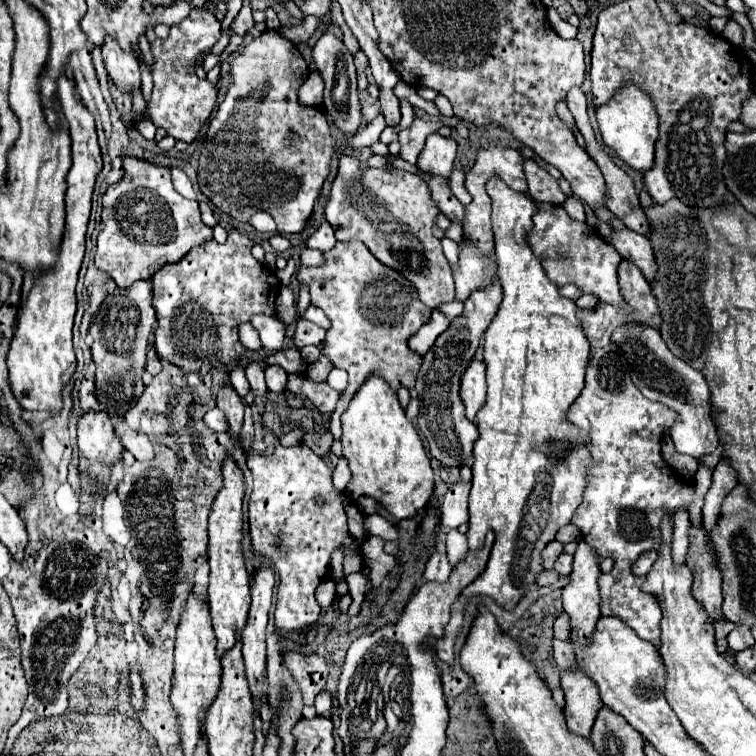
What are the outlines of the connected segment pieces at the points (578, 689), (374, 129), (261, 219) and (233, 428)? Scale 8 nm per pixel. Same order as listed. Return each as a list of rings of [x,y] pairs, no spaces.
[[[580,666],[574,670],[564,670],[562,674],[562,690],[566,694],[566,722],[574,734],[584,738],[590,736],[594,718],[602,708],[602,700],[596,684],[582,672]]]
[[[380,114],[378,118],[374,118],[366,128],[358,130],[358,134],[354,134],[352,138],[348,138],[348,144],[354,148],[362,148],[362,146],[372,146],[374,142],[378,142],[380,132],[386,128],[384,116]]]
[[[257,212],[252,215],[249,223],[262,233],[270,233],[276,231],[276,223],[267,212]]]
[[[224,386],[218,396],[216,396],[216,406],[220,410],[224,410],[226,418],[228,418],[228,432],[232,434],[232,438],[236,438],[242,430],[242,418],[244,418],[244,400],[236,394],[236,390],[232,390],[232,386]]]

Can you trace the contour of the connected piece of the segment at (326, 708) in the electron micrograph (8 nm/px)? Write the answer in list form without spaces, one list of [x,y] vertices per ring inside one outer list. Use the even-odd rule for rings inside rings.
[[[320,692],[318,696],[316,696],[316,714],[320,714],[320,716],[330,716],[330,708],[332,708],[332,694],[330,692]]]

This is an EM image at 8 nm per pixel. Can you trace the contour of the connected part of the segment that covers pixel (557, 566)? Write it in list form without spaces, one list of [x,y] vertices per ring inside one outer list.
[[[560,554],[558,560],[554,562],[554,570],[560,574],[560,576],[566,576],[572,572],[572,556],[570,554]]]

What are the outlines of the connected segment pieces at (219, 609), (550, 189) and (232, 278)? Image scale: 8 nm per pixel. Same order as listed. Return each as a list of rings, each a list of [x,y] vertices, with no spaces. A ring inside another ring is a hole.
[[[226,456],[222,462],[224,484],[214,498],[208,518],[208,560],[210,560],[210,584],[208,604],[212,614],[214,632],[218,638],[218,656],[236,644],[236,634],[242,632],[250,608],[250,576],[244,566],[242,554],[242,498],[244,498],[244,474],[236,466],[234,458]]]
[[[534,160],[524,162],[524,176],[528,180],[528,190],[536,202],[564,204],[566,196],[560,190],[558,182],[546,170],[542,170]]]
[[[230,232],[228,240],[224,244],[218,244],[216,240],[208,240],[204,246],[192,248],[184,260],[176,264],[162,266],[152,282],[154,282],[154,298],[152,306],[156,310],[156,352],[160,358],[166,358],[168,362],[176,364],[182,370],[196,372],[202,366],[210,366],[212,370],[218,370],[220,364],[234,364],[244,356],[244,348],[238,340],[238,324],[250,322],[254,314],[266,314],[274,316],[274,300],[276,292],[280,290],[280,280],[264,268],[252,254],[254,242],[242,234],[242,232]]]

